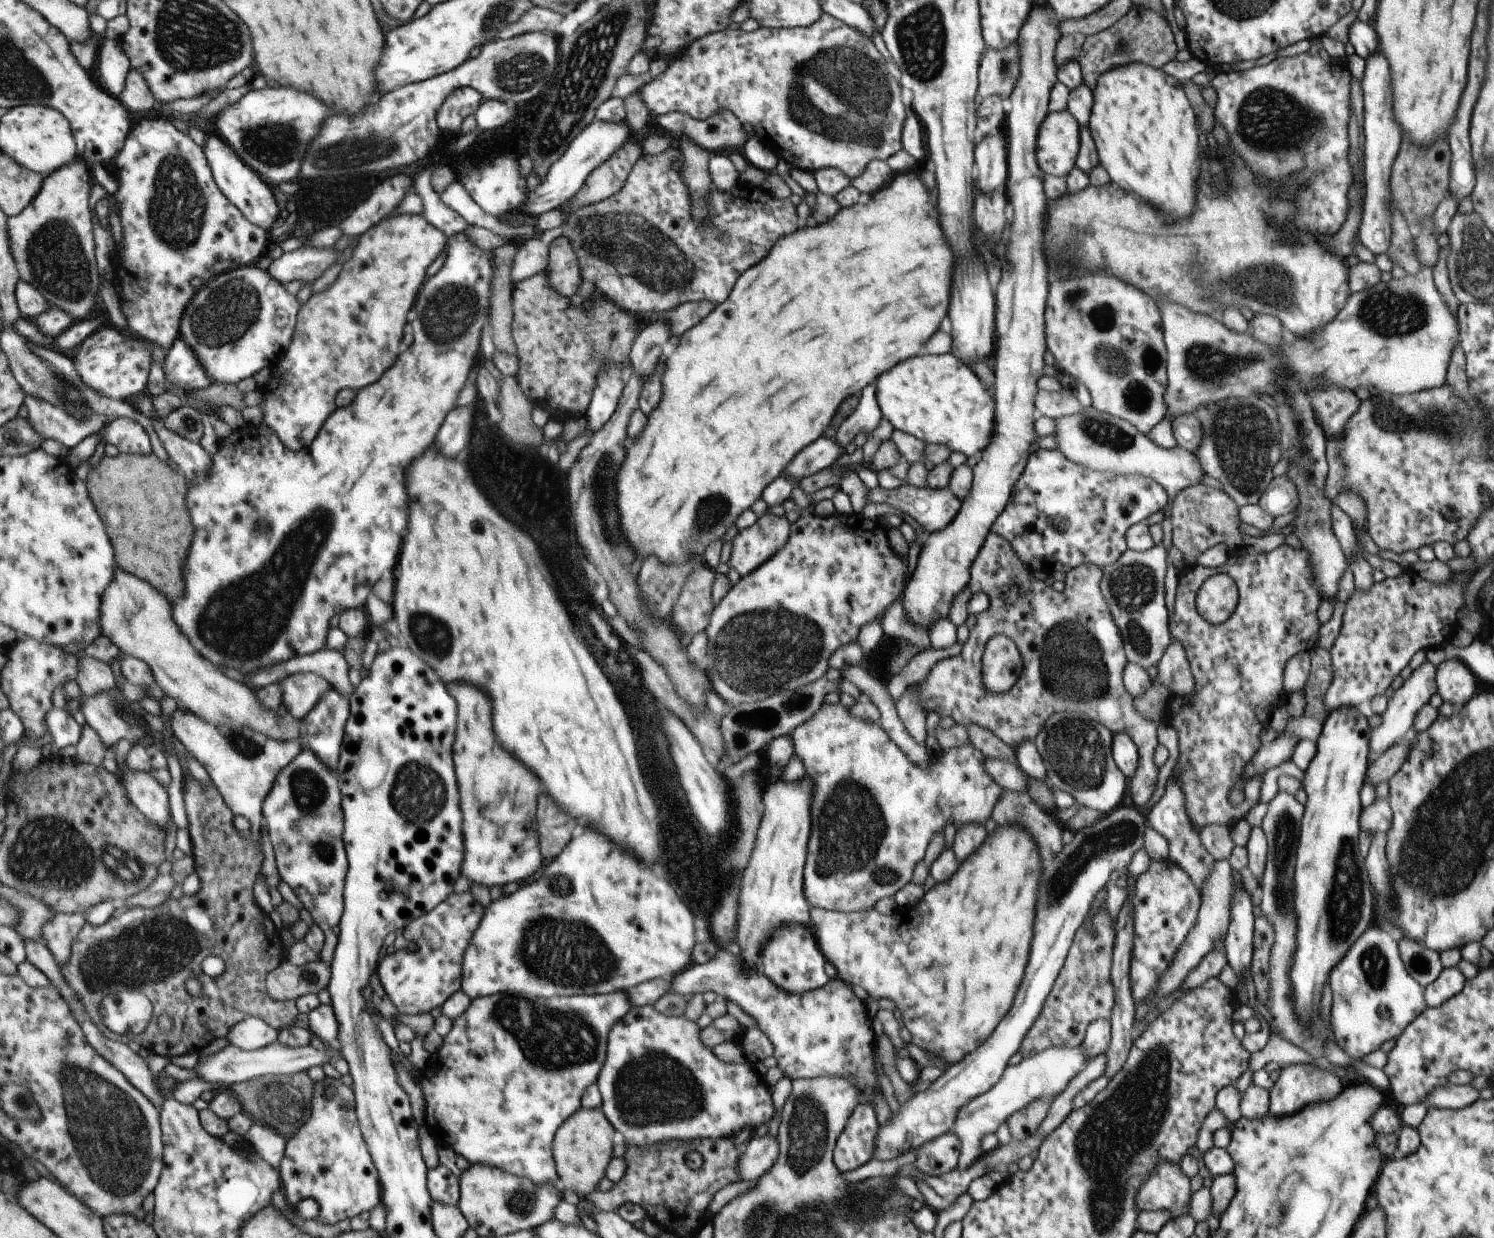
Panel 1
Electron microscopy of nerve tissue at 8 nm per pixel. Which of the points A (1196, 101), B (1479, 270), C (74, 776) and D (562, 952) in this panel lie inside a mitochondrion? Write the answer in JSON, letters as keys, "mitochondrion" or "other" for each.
{"A":"other","B":"mitochondrion","C":"other","D":"mitochondrion"}

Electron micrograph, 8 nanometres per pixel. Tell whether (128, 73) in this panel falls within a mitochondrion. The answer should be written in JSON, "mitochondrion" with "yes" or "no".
{"mitochondrion":"no"}

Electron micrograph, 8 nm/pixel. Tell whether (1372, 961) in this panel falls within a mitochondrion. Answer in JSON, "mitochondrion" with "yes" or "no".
{"mitochondrion":"yes"}

